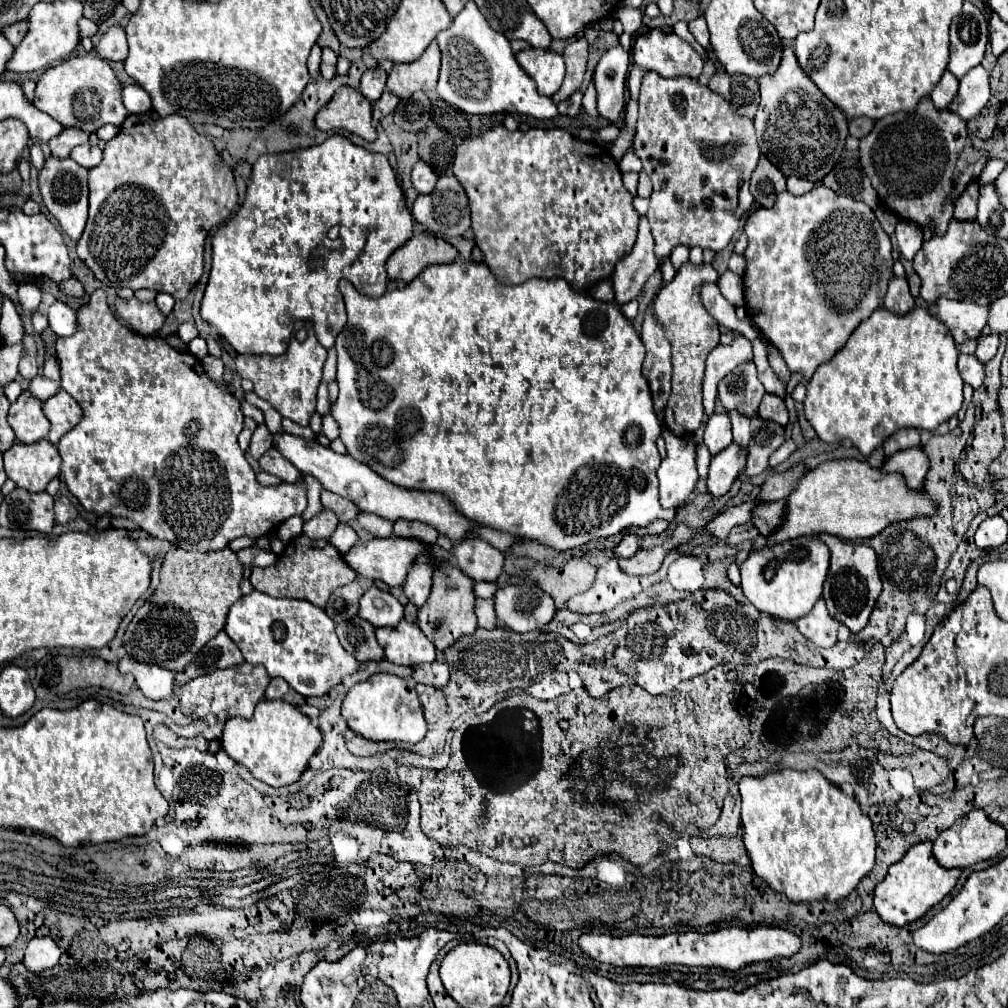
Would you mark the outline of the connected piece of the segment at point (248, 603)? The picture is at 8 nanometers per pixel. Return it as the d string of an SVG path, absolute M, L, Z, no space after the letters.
M252 590L234 602L226 616L224 632L236 642L244 660L262 664L270 678L284 678L302 696L322 696L338 686L344 676L358 670L358 662L340 646L334 622L326 612L306 600L272 598Z

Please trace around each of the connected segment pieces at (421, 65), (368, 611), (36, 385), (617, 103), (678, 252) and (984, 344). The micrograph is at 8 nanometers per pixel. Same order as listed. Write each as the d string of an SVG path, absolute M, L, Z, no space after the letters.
M432 42L428 50L416 60L408 64L394 64L388 74L386 88L392 90L400 98L408 98L418 90L430 92L436 88L440 70L440 50L438 44Z
M370 586L360 598L358 614L374 626L396 626L404 618L404 606L390 592Z
M36 376L36 378L30 382L30 392L32 392L36 398L40 398L42 402L48 400L50 396L54 396L58 390L60 390L60 382L50 380L50 378L46 378L46 376Z
M616 44L612 46L612 50L606 50L594 72L594 84L598 92L598 114L612 124L616 124L624 112L624 82L628 66L630 52Z
M678 246L676 250L672 250L670 262L672 262L672 266L674 266L676 270L678 270L686 260L688 260L688 248L686 248L686 246Z
M990 334L990 336L980 336L978 338L978 348L976 348L976 358L986 364L990 358L996 356L998 350L998 334Z

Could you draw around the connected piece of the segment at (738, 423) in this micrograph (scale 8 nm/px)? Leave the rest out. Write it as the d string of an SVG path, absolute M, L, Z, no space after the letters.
M728 412L730 420L732 420L732 432L734 432L734 442L746 446L750 440L750 418L744 418L742 414L736 412Z

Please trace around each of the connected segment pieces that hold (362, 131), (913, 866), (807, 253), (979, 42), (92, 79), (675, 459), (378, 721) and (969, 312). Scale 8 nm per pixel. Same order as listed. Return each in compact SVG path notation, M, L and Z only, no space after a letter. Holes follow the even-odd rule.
M340 86L332 100L318 112L316 126L324 132L334 128L350 130L368 142L376 140L376 128L372 126L372 104L360 90Z
M930 842L914 844L900 862L890 866L886 878L874 888L874 910L880 914L880 918L884 918L884 922L894 926L904 926L908 922L914 922L954 888L960 872L962 872L960 868L952 870L942 868L932 856Z
M816 186L812 192L808 192L808 194L802 194L802 196L794 196L794 194L790 194L788 190L786 192L782 192L782 194L778 194L778 198L776 198L776 202L774 202L774 206L772 208L758 208L758 210L754 210L752 214L750 214L750 218L748 218L748 222L746 222L746 226L744 226L744 232L746 232L746 236L748 236L748 248L746 248L746 252L744 252L744 256L746 256L746 262L748 262L748 266L746 266L746 274L744 274L744 296L746 296L746 312L748 312L748 316L754 320L754 324L756 324L756 328L770 340L770 344L774 344L780 352L782 352L782 356L784 356L784 360L786 360L786 364L788 364L788 368L790 368L790 372L802 372L804 374L804 382L808 382L810 378L812 378L812 374L814 374L814 370L822 364L822 362L828 362L830 358L832 358L832 354L836 354L842 346L844 346L844 342L848 340L848 336L852 334L852 330L864 320L864 318L868 318L876 308L880 308L882 306L882 298L884 298L884 294L886 294L886 284L888 284L888 278L892 276L892 244L890 244L890 238L888 238L888 234L882 230L882 226L880 226L880 222L878 222L878 218L874 216L874 210L872 208L868 208L864 202L858 202L858 200L852 200L852 198L848 198L848 196L840 196L840 194L834 194L830 188L826 188L826 186Z
M964 2L962 14L950 24L950 62L948 70L962 78L984 58L988 44L988 24L984 14L972 2Z
M90 52L86 56L70 56L68 60L60 62L58 66L48 68L40 82L36 84L36 98L34 106L48 116L54 116L66 128L80 128L88 134L96 132L104 124L120 126L128 112L122 104L120 94L120 80L112 70L110 62L100 58L98 54ZM74 100L76 100L76 114L74 114Z
M668 428L662 432L666 440L666 458L658 468L660 480L660 506L664 508L680 508L684 500L692 494L698 482L696 470L696 436L676 438L668 434Z
M372 674L368 680L354 684L342 702L342 718L356 734L376 742L398 740L416 744L426 736L426 720L414 682L394 674Z
M940 298L934 306L936 318L948 326L958 346L982 334L982 328L988 322L988 310L988 306L976 302L958 302L948 298Z

